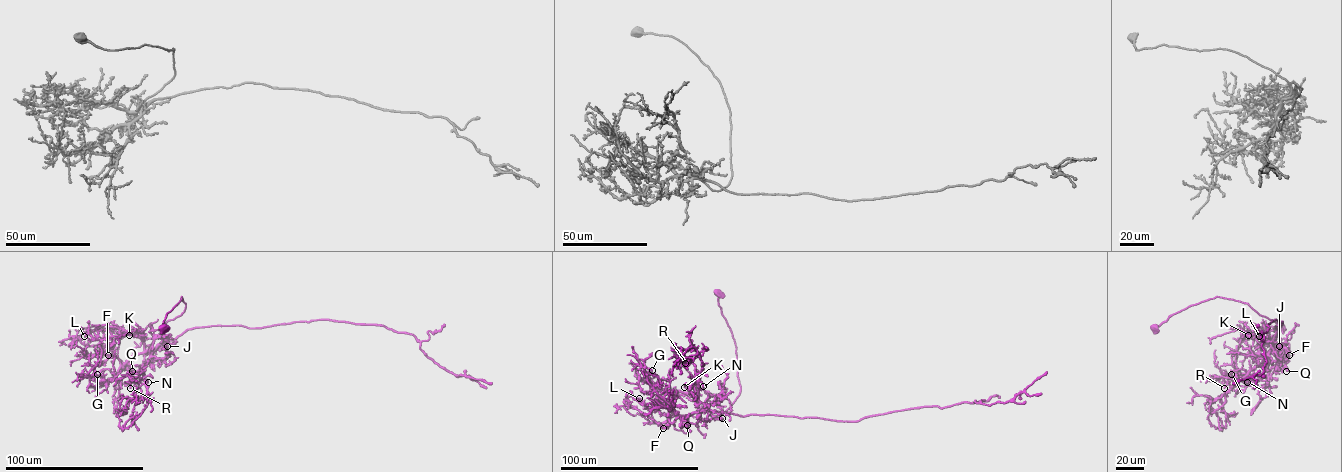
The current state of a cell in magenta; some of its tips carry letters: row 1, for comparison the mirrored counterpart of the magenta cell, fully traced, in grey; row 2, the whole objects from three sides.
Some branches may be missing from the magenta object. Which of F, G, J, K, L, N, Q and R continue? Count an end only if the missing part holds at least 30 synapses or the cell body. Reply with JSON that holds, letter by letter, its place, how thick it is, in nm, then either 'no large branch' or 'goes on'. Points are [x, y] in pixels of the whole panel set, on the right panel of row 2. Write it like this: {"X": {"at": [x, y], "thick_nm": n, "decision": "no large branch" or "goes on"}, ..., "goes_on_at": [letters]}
{"F": {"at": [1289, 355], "thick_nm": 180, "decision": "no large branch"}, "G": {"at": [1231, 374], "thick_nm": 150, "decision": "no large branch"}, "J": {"at": [1279, 346], "thick_nm": 120, "decision": "no large branch"}, "K": {"at": [1248, 335], "thick_nm": 130, "decision": "no large branch"}, "L": {"at": [1259, 336], "thick_nm": 150, "decision": "no large branch"}, "N": {"at": [1247, 382], "thick_nm": 180, "decision": "goes on"}, "Q": {"at": [1286, 371], "thick_nm": 240, "decision": "no large branch"}, "R": {"at": [1224, 388], "thick_nm": 140, "decision": "no large branch"}, "goes_on_at": ["N"]}

